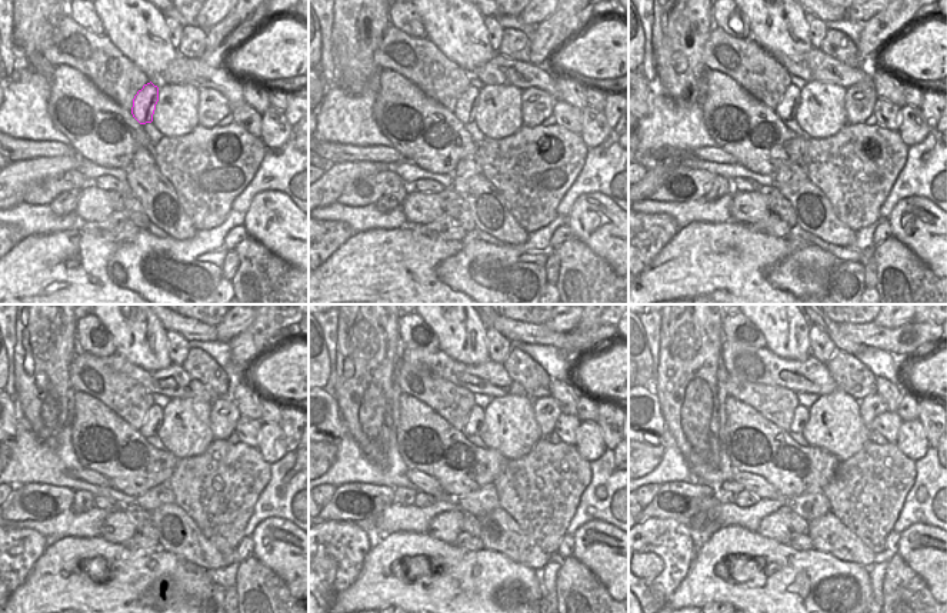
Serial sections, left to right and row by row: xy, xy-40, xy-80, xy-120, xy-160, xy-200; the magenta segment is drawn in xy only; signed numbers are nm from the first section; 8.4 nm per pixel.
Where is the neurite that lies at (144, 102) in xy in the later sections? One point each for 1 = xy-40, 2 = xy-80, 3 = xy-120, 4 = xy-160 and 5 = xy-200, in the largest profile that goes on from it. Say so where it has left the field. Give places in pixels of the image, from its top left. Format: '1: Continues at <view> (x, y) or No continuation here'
1: Continues at xy-40 (467, 103)
2: Continues at xy-80 (787, 107)
3: Continues at xy-120 (154, 417)
4: Continues at xy-160 (476, 419)
5: Continues at xy-200 (802, 415)

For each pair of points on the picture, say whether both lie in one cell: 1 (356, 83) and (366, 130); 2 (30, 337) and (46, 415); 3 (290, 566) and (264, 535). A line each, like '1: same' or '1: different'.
1: different
2: same
3: same

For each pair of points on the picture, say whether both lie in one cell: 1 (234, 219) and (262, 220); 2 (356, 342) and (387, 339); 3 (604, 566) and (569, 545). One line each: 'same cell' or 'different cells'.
1: different cells
2: same cell
3: different cells

